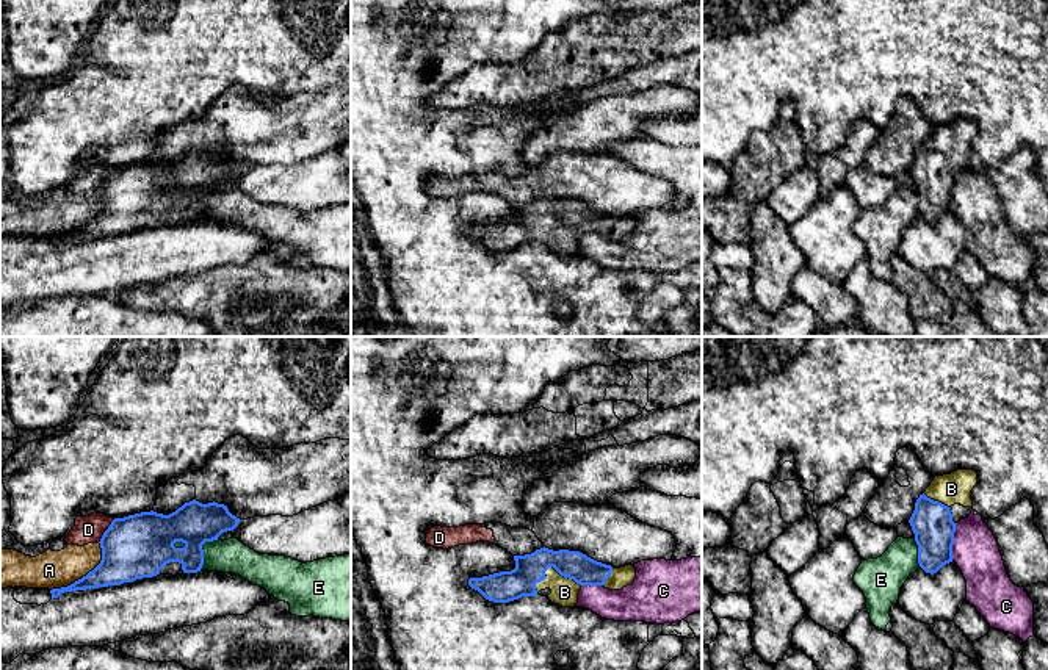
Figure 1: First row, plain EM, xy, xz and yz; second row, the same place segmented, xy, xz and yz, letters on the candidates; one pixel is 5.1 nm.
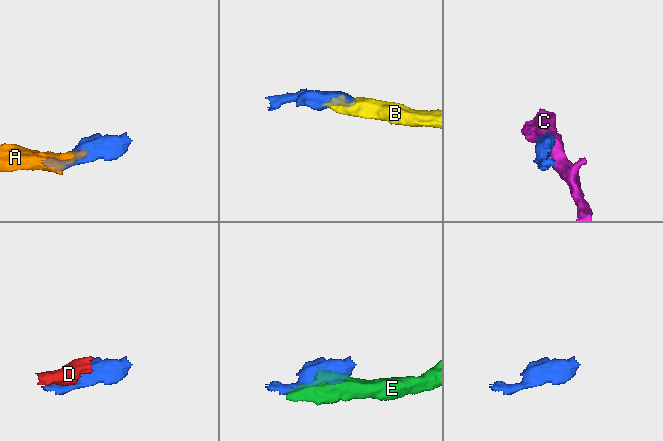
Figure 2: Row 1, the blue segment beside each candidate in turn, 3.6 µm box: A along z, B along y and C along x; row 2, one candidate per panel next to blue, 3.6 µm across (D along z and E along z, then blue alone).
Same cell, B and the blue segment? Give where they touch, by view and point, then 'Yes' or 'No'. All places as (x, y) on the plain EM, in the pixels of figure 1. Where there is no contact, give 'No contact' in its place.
Touches blue at xz (553, 216). Yes

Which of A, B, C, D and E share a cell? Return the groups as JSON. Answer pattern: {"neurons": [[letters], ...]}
{"neurons": [["A", "E"], ["B"], ["C"], ["D"]]}

